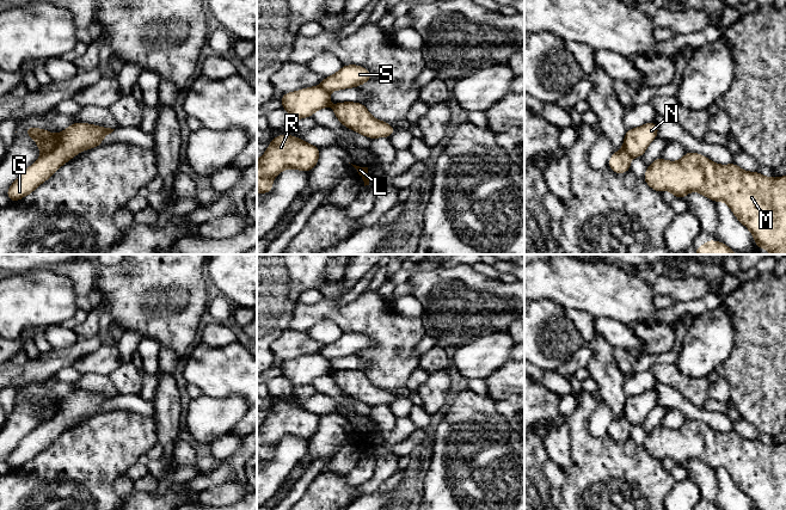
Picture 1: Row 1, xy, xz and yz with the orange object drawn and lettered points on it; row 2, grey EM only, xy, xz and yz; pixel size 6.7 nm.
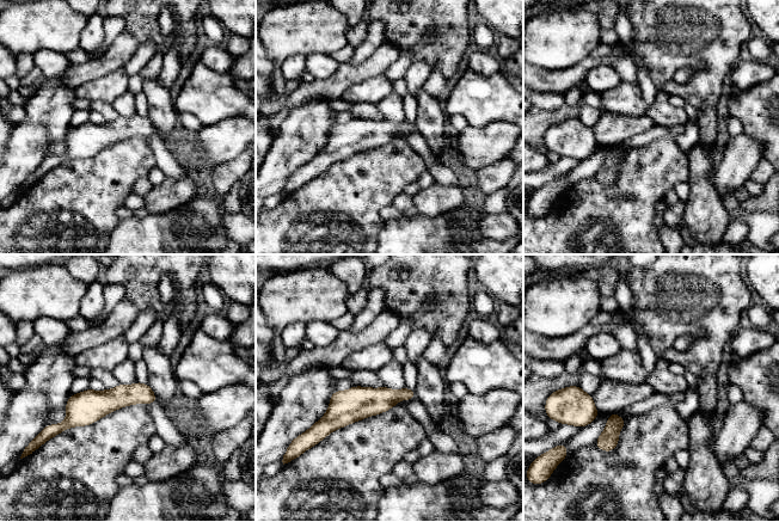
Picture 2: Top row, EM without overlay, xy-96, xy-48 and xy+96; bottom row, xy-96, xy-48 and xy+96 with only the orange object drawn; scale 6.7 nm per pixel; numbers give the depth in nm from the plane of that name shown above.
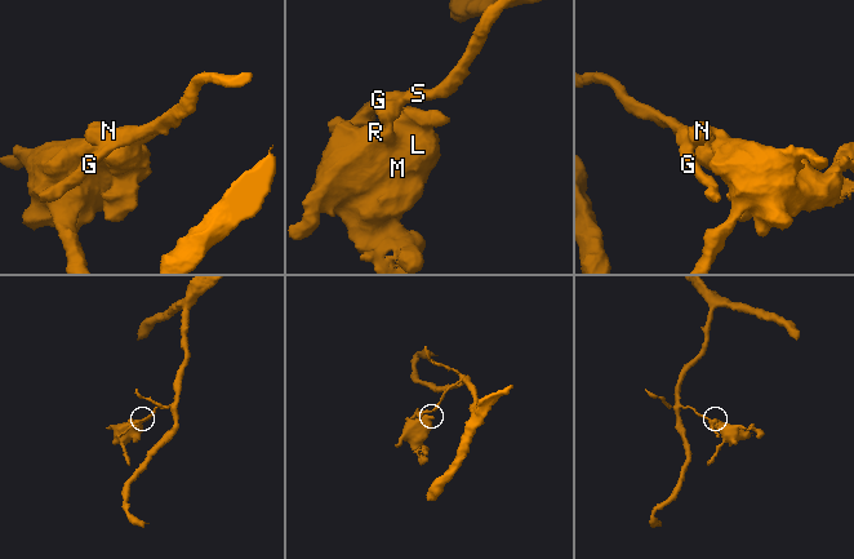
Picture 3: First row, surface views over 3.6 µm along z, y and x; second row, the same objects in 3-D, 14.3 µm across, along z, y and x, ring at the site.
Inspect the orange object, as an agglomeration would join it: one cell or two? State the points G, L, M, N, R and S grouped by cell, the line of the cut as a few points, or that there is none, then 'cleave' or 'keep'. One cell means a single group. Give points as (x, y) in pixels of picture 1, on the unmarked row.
groups G S / L M N R; cut xy (60, 401), (57, 412), (51, 418), (42, 422); cleave

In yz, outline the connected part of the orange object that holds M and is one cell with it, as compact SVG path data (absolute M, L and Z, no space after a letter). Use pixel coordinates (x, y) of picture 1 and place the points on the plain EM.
M686 419L678 429L657 425L646 435L643 447L652 457L659 461L669 457L680 467L696 459L713 469L725 469L736 486L750 498L755 510L786 510L786 443L764 444L759 438L744 438L735 430L719 432L702 422Z

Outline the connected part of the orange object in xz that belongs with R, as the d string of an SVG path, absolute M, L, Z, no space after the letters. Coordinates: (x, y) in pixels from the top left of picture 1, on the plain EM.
M276 404L257 428L257 461L271 460L274 446L287 436L311 440L319 429L319 422L319 414L296 404Z

